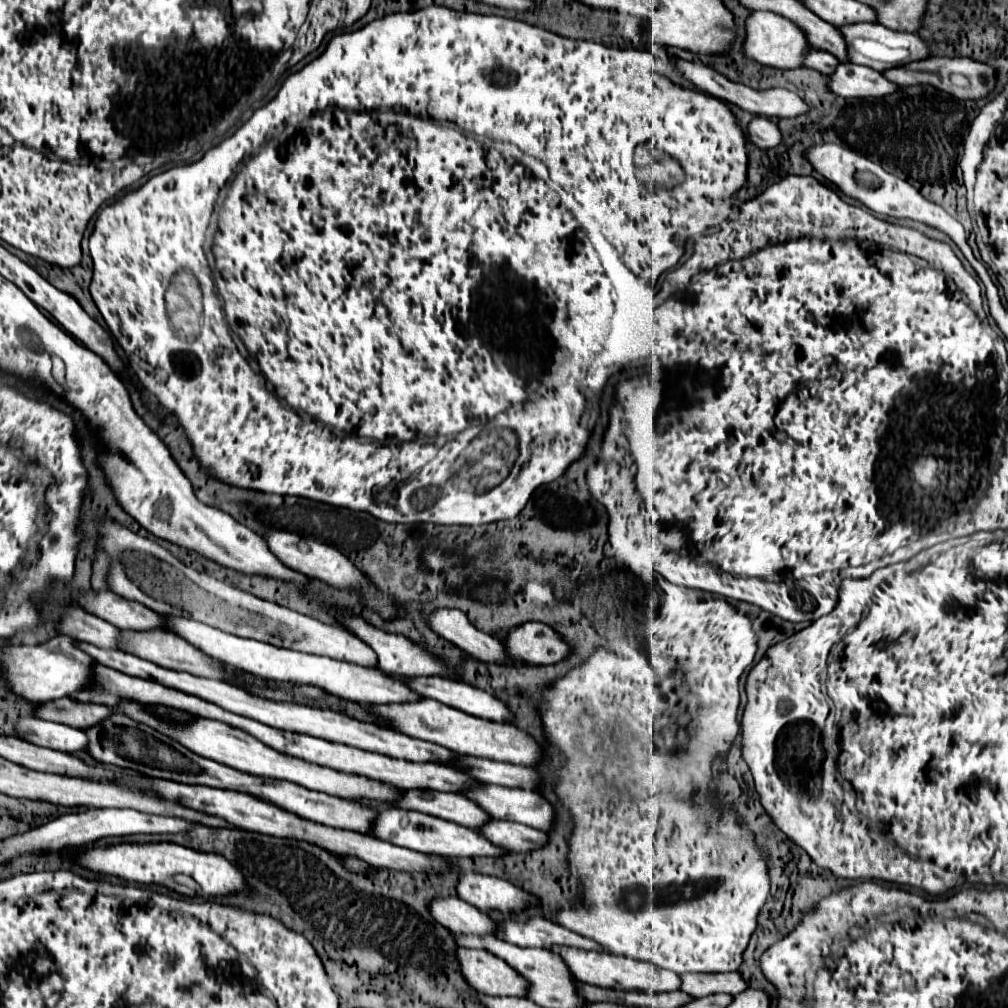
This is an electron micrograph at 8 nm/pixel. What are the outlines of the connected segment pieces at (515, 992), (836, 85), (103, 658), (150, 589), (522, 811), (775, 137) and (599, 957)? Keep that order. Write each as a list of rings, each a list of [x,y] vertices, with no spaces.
[[[457,948],[455,956],[463,978],[467,978],[475,990],[489,996],[525,996],[527,982],[491,952]]]
[[[839,62],[835,72],[829,76],[827,88],[839,98],[879,98],[891,94],[897,86],[867,66]]]
[[[81,642],[81,648],[91,654],[99,664],[109,666],[113,670],[119,670],[127,676],[135,676],[135,678],[147,678],[147,680],[155,680],[163,686],[181,690],[185,694],[193,694],[199,696],[207,702],[215,702],[217,706],[231,710],[235,714],[243,714],[247,718],[255,718],[267,726],[279,728],[279,730],[289,730],[289,732],[301,732],[301,734],[309,734],[309,736],[319,736],[323,740],[331,740],[331,742],[341,742],[341,744],[349,744],[361,750],[369,750],[369,752],[379,752],[391,758],[403,758],[403,760],[411,760],[411,762],[453,762],[455,754],[439,744],[433,742],[425,742],[425,740],[417,740],[405,734],[397,734],[395,730],[385,730],[383,726],[375,726],[375,724],[367,724],[367,722],[359,722],[355,718],[349,718],[347,714],[335,712],[335,710],[321,710],[321,708],[313,708],[313,706],[303,706],[303,704],[293,704],[293,702],[275,702],[269,698],[261,698],[255,694],[249,694],[247,690],[233,686],[229,682],[221,682],[221,680],[209,680],[209,678],[201,678],[201,676],[193,676],[187,672],[175,672],[175,670],[167,670],[161,666],[155,666],[135,654],[127,654],[121,650],[103,650],[97,646],[91,646],[87,642]]]
[[[107,522],[101,534],[103,538],[99,540],[97,550],[107,550],[113,558],[115,566],[109,576],[111,578],[109,588],[111,592],[119,596],[141,602],[159,614],[195,618],[203,624],[209,624],[213,628],[219,628],[223,632],[229,632],[241,638],[253,638],[253,640],[261,640],[279,648],[291,648],[291,650],[299,650],[307,654],[329,656],[335,660],[353,662],[359,666],[377,664],[377,654],[363,640],[359,640],[357,636],[349,634],[343,628],[327,626],[315,618],[309,618],[305,614],[261,600],[245,590],[239,590],[237,586],[225,584],[209,576],[207,572],[199,572],[191,566],[185,566],[157,542],[137,536],[113,522]]]
[[[475,784],[461,790],[459,794],[481,806],[491,818],[523,822],[545,832],[551,828],[553,808],[535,792],[497,784]]]
[[[753,116],[745,126],[745,134],[759,148],[773,148],[781,140],[777,124],[767,120],[765,116]]]
[[[551,946],[553,954],[561,956],[571,974],[587,984],[601,986],[601,988],[615,988],[615,990],[647,990],[647,992],[669,992],[679,988],[679,976],[671,970],[661,970],[651,962],[633,960],[627,956],[617,956],[609,952],[595,952],[595,950],[581,950],[573,946]]]

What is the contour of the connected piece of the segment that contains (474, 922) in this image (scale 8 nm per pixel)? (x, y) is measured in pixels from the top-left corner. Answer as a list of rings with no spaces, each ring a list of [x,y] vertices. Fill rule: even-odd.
[[[435,898],[435,902],[431,902],[431,916],[453,932],[493,934],[495,930],[495,922],[485,912],[461,898]]]

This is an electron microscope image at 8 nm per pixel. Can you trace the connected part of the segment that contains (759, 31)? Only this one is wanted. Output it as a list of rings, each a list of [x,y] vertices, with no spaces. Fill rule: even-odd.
[[[753,12],[745,20],[745,40],[743,54],[759,64],[773,68],[799,68],[803,52],[809,48],[803,32],[789,20],[771,12]]]

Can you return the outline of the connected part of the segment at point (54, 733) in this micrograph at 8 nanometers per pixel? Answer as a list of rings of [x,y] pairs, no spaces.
[[[19,718],[17,736],[59,752],[85,752],[89,746],[89,736],[85,730],[39,718]]]

